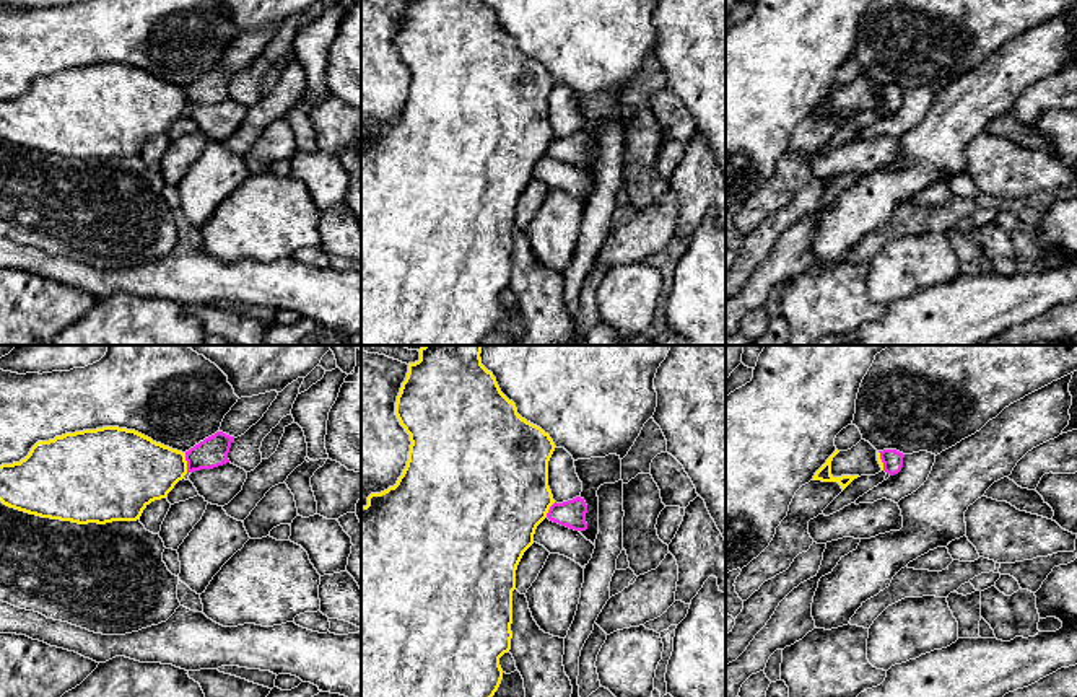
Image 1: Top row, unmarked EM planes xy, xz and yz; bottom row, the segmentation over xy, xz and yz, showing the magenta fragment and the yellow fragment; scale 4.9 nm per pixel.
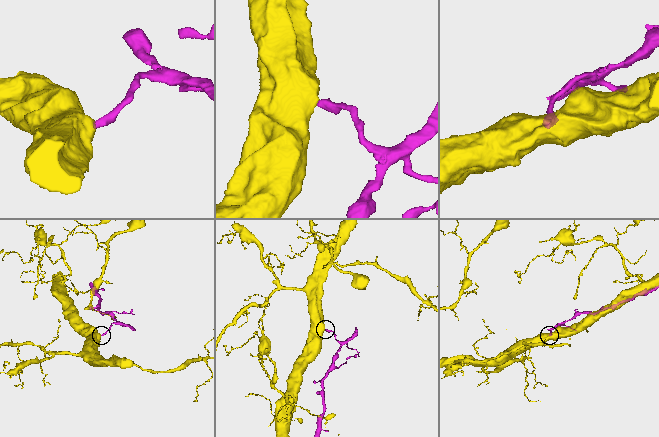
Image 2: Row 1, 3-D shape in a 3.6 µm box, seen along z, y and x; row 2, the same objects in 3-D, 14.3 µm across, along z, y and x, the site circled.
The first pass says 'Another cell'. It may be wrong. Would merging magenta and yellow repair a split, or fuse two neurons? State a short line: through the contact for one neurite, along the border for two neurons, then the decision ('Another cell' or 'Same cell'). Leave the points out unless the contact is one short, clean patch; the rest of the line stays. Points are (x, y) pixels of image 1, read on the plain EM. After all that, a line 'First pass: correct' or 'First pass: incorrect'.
Line: xy (184, 88), (187, 106). Another cell
First pass: correct

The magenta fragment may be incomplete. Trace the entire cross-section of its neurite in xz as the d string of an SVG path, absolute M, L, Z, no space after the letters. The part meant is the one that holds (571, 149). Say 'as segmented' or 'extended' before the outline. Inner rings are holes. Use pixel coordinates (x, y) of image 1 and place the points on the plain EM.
as segmented | M576 132L563 138L555 137L550 142L547 153L569 164L586 166L587 164L586 148L587 148L587 140L584 134Z

